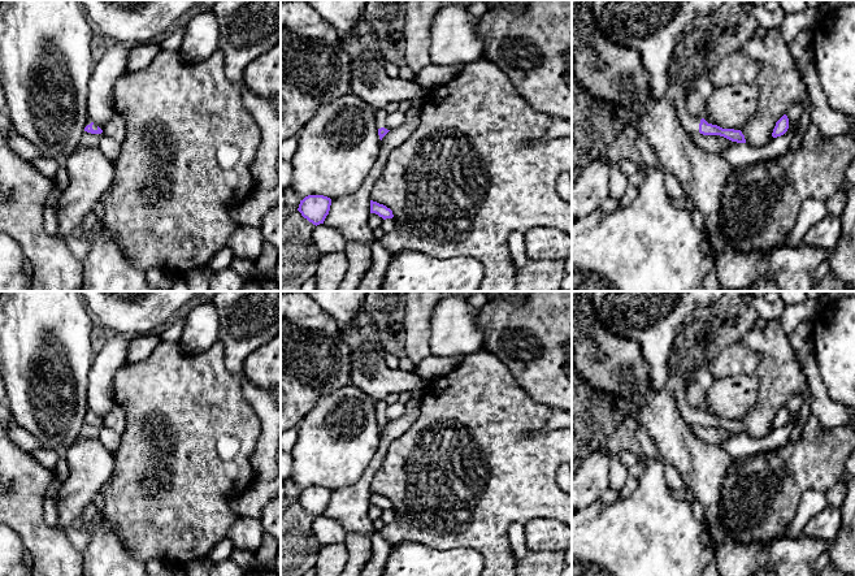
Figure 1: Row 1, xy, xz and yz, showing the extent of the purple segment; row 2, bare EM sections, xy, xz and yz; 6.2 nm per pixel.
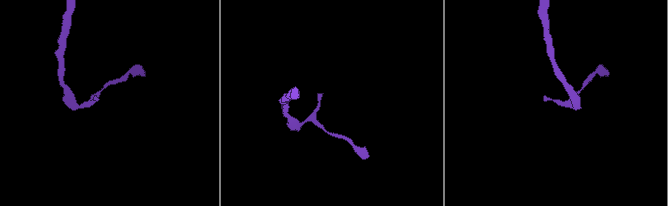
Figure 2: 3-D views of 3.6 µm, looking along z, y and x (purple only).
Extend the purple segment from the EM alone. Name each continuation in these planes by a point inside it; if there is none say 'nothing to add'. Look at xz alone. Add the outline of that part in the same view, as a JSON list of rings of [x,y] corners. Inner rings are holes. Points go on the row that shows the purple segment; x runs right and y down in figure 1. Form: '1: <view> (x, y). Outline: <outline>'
1: xz (380, 115). Outline: [[[383,109],[376,112],[376,126],[377,126],[377,129],[381,129],[381,127],[387,129],[386,112]]]

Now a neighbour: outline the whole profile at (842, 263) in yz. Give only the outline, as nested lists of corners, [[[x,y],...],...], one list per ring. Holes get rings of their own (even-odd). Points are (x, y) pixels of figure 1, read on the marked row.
[[[845,179],[841,191],[846,204],[841,215],[841,238],[830,260],[830,270],[855,287],[855,186]]]

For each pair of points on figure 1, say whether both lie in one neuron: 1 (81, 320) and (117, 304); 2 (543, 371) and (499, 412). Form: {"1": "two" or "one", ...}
{"1": "two", "2": "two"}

